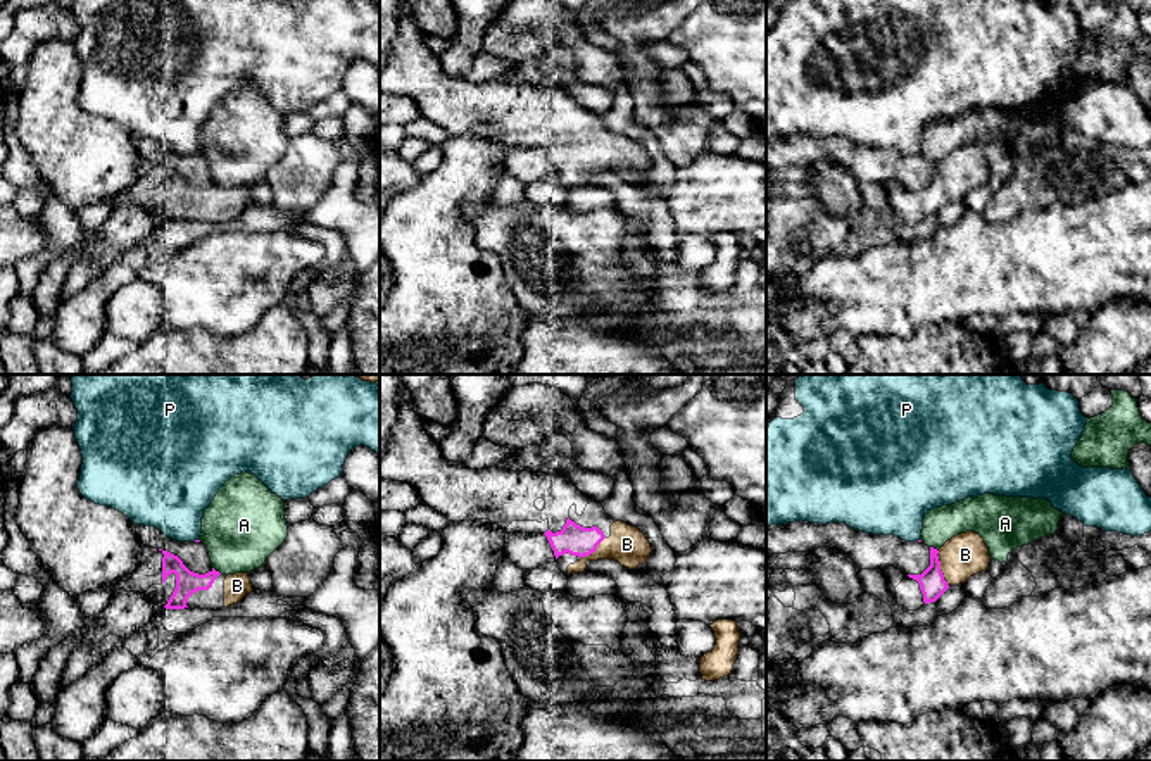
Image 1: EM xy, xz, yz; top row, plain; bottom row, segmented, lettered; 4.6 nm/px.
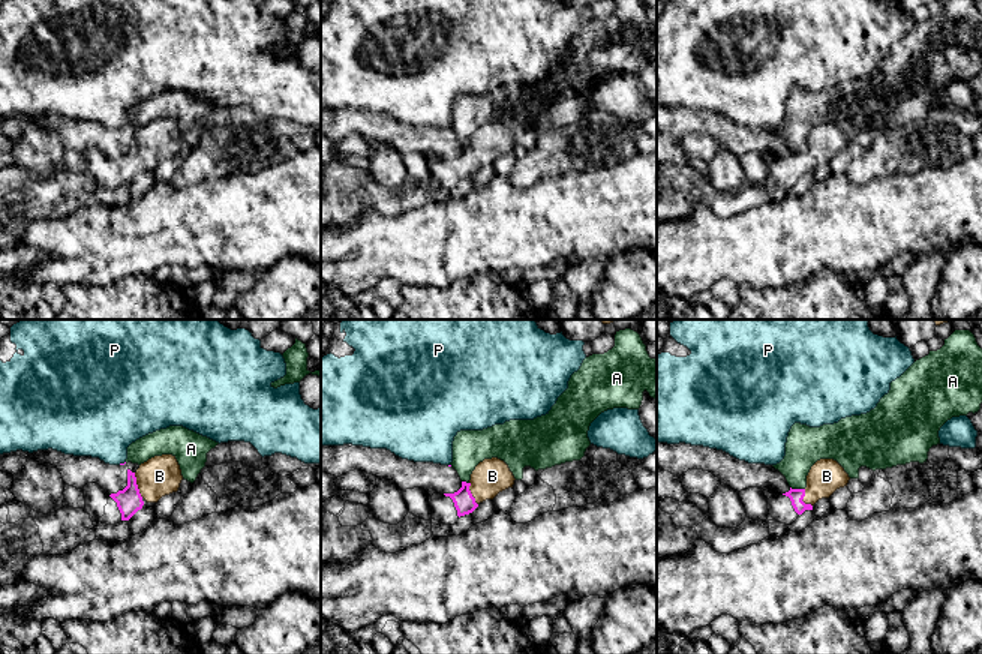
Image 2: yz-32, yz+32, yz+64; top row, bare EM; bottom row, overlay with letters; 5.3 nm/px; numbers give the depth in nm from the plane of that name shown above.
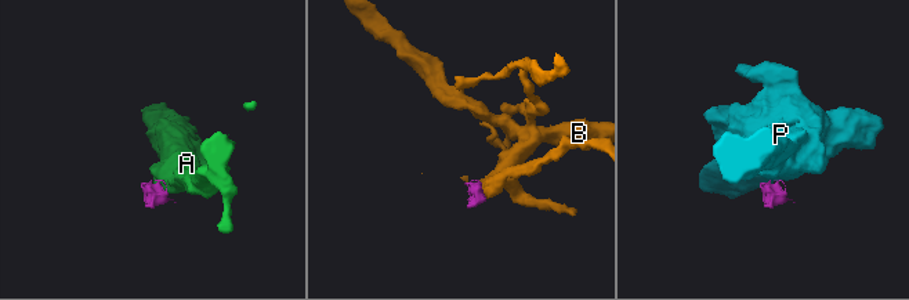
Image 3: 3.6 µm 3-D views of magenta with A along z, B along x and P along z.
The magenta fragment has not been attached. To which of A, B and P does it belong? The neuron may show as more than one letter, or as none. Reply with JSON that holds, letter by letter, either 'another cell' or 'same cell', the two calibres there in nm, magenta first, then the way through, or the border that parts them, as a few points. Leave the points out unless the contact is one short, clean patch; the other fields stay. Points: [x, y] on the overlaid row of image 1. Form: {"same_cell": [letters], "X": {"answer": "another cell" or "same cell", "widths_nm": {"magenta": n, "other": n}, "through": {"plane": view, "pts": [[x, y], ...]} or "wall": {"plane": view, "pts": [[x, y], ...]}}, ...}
{"same_cell": ["B"], "A": {"answer": "another cell", "widths_nm": {"magenta": 110, "other": 380}, "wall": {"plane": "xy", "pts": [[213, 566], [221, 573]]}}, "B": {"answer": "same cell", "widths_nm": {"magenta": 120, "other": 200}, "through": {"plane": "yz", "pts": [[932, 584], [939, 568], [965, 554]]}}, "P": {"answer": "another cell", "widths_nm": {"magenta": 20, "other": 340}, "wall": {"plane": "xy", "pts": [[199, 539], [194, 540]]}}}

